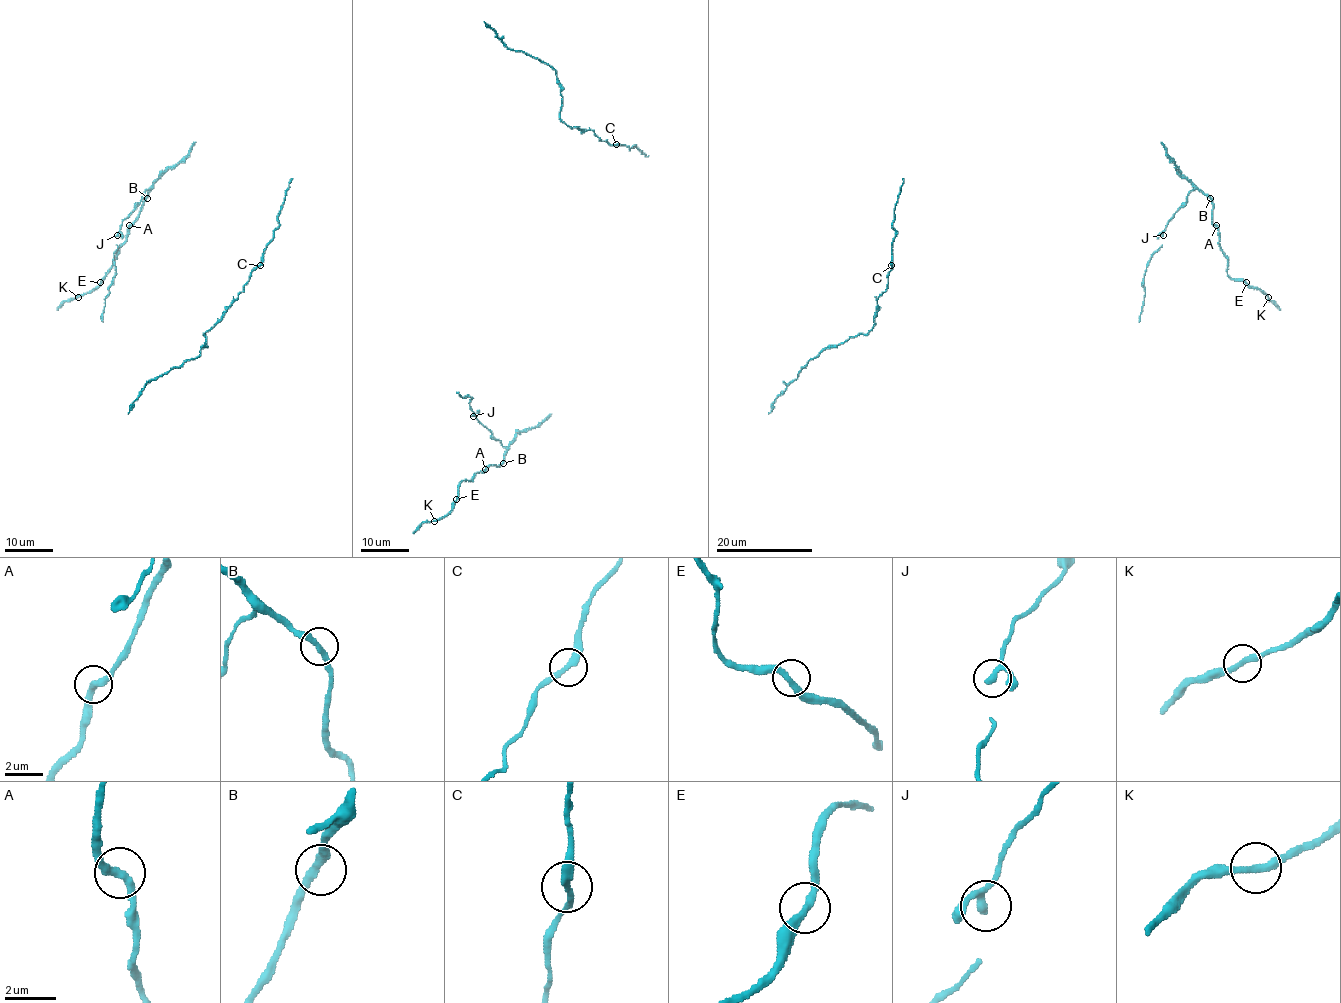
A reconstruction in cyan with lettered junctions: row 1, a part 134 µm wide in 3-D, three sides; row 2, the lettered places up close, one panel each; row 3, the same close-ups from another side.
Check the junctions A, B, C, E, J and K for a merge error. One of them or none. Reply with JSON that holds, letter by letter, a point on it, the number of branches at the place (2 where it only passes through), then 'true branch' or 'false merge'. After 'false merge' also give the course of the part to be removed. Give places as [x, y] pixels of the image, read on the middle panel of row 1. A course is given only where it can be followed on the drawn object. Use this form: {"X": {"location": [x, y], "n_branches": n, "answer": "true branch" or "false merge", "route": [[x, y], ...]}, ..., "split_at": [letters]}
{"A": {"location": [485, 469], "n_branches": 2, "answer": "true branch"}, "B": {"location": [503, 463], "n_branches": 2, "answer": "true branch"}, "C": {"location": [616, 144], "n_branches": 2, "answer": "true branch"}, "E": {"location": [456, 499], "n_branches": 2, "answer": "true branch"}, "J": {"location": [473, 416], "n_branches": 2, "answer": "true branch"}, "K": {"location": [434, 521], "n_branches": 2, "answer": "false merge", "route": [[433, 521], [424, 522], [413, 533]]}, "split_at": ["K"]}

